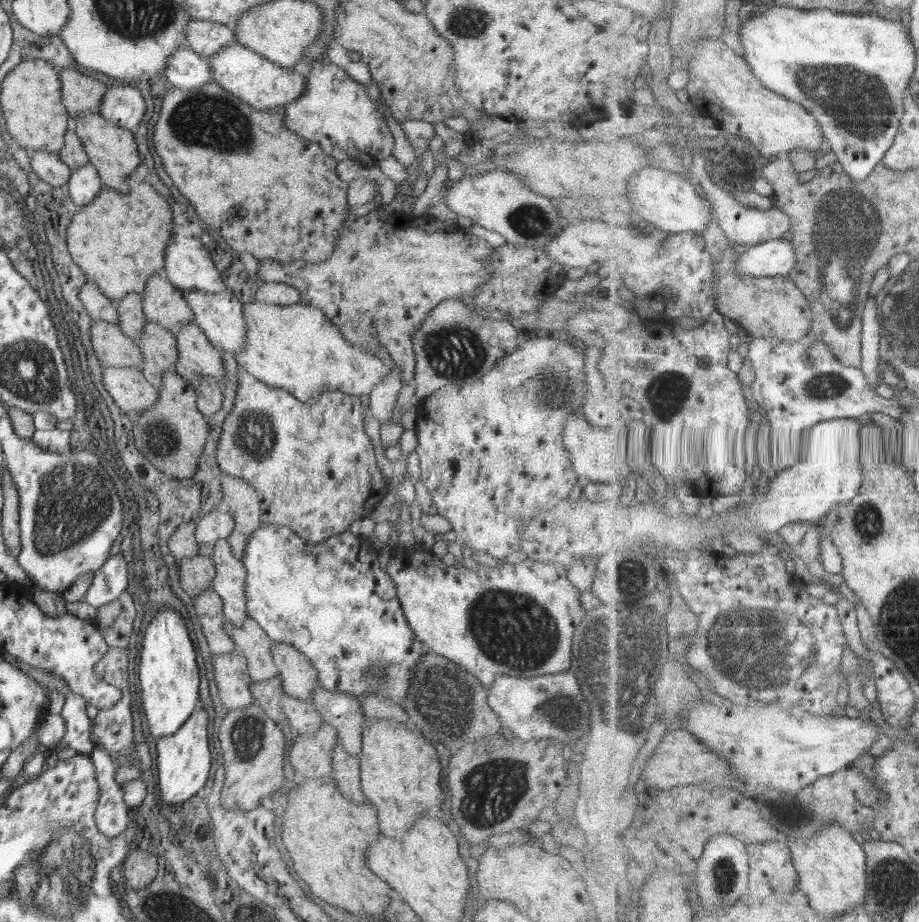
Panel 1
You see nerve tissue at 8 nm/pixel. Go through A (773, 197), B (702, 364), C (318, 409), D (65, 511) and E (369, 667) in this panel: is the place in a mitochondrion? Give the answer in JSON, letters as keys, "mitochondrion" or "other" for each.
{"A":"other","B":"mitochondrion","C":"other","D":"mitochondrion","E":"mitochondrion"}

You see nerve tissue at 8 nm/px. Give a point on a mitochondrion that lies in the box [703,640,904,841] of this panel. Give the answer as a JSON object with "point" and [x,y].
{"point":[790,815]}

